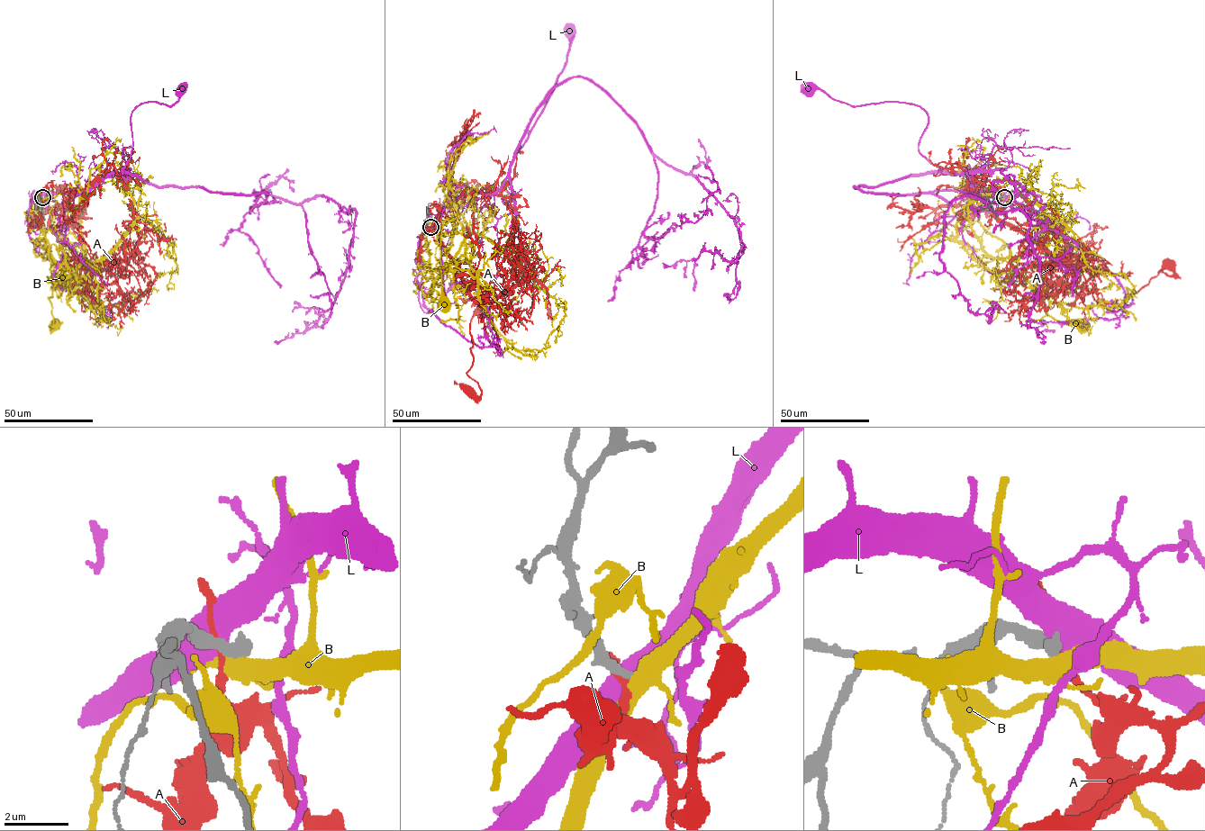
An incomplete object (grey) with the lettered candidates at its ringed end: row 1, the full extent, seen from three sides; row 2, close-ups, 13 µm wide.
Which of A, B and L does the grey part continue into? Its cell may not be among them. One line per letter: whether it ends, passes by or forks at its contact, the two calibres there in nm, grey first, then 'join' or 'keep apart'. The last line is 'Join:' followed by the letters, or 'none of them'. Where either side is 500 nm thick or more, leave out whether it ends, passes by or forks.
A: calibres 500 and 160 nm; keep apart
B: it forks; calibres 400 and 440 nm; keep apart
L: calibres 500 and 700 nm; keep apart
Join: none of them

